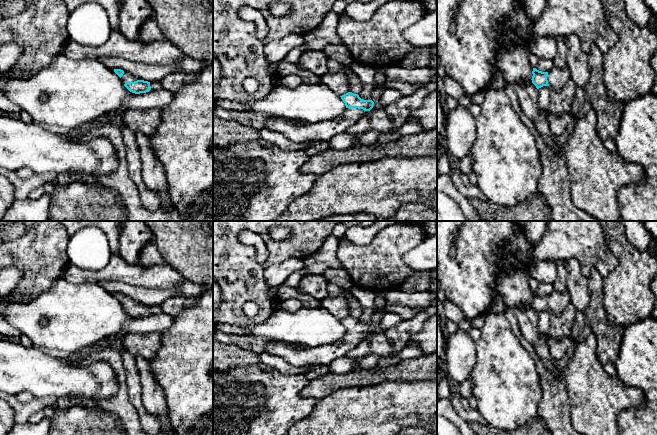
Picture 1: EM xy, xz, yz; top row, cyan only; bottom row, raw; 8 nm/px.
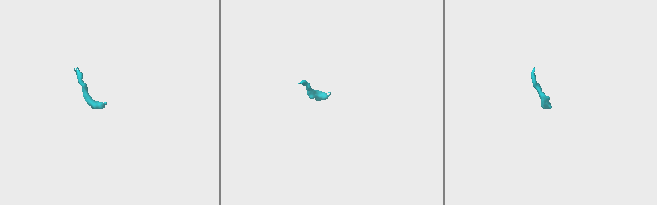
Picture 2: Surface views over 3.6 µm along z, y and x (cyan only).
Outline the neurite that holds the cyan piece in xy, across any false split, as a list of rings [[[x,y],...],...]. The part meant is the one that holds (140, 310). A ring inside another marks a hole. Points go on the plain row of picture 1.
[[[114,293],[114,296],[121,302],[124,310],[132,317],[140,318],[151,314],[150,306],[140,304],[139,302],[124,296],[121,293]]]

